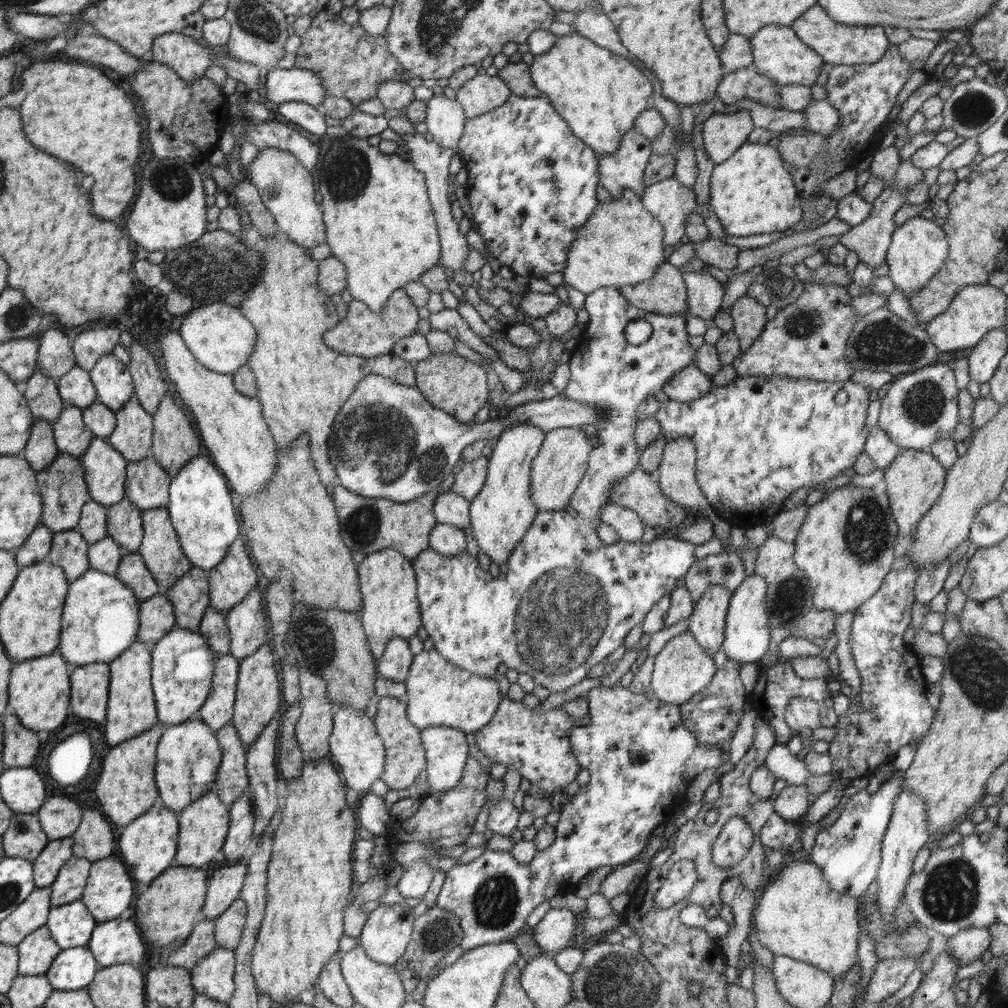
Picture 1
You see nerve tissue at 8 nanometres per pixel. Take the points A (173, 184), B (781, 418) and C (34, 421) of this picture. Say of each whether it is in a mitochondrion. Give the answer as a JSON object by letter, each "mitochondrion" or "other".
{"A":"mitochondrion","B":"other","C":"other"}

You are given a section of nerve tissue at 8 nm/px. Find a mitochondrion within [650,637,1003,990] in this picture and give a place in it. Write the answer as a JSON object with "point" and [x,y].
{"point":[950,894]}

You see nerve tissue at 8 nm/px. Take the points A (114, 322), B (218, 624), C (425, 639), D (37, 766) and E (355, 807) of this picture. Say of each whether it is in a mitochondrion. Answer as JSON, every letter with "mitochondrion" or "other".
{"A":"other","B":"other","C":"other","D":"other","E":"other"}

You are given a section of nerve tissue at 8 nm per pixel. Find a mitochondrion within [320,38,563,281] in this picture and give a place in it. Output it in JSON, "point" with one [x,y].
{"point":[347,174]}

